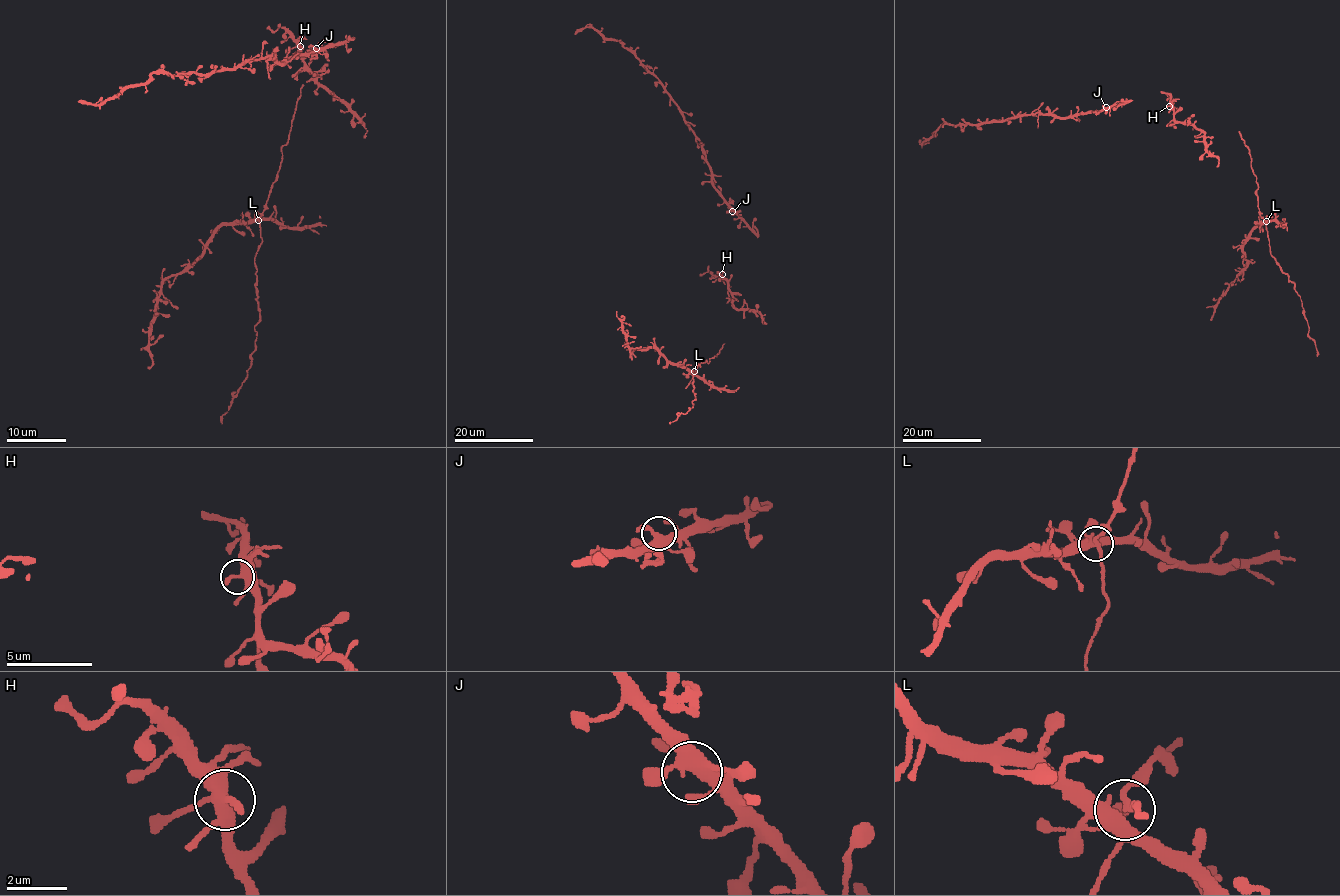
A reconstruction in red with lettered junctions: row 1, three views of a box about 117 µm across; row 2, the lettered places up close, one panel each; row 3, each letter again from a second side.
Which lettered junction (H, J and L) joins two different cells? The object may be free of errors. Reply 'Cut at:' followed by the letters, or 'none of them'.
Cut at: none of them

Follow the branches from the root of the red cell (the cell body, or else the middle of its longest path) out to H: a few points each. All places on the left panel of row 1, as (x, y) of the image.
H: (304, 61), (300, 46)

